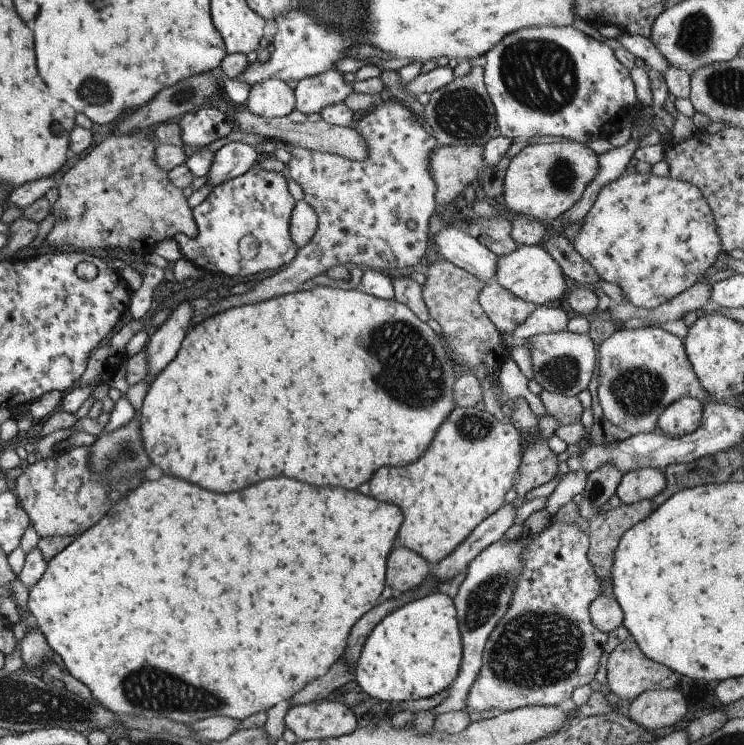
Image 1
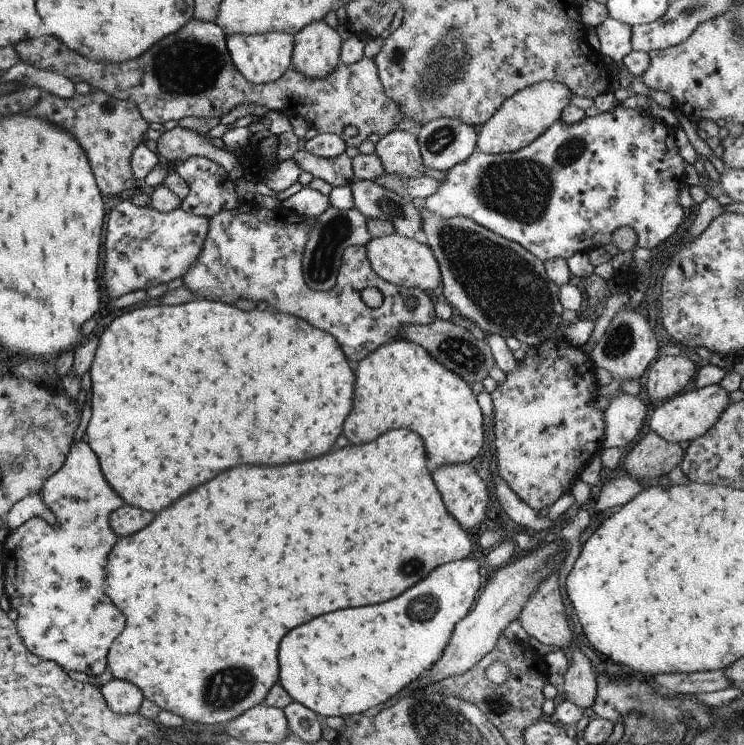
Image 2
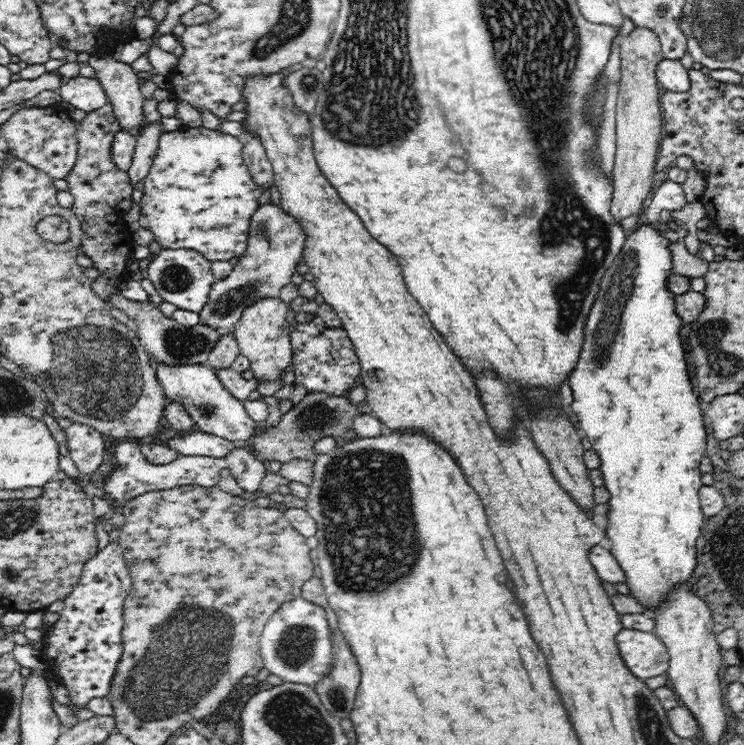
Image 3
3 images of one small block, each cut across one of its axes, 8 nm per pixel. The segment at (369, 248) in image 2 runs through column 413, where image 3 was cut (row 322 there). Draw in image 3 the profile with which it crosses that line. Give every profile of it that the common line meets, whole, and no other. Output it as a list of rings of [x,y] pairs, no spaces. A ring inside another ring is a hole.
[[[279,298],[258,300],[242,312],[238,328],[234,330],[240,353],[250,361],[249,370],[252,371],[253,380],[258,382],[256,392],[262,397],[275,396],[284,388],[283,377],[293,364],[290,325],[287,321],[288,308],[289,305]]]

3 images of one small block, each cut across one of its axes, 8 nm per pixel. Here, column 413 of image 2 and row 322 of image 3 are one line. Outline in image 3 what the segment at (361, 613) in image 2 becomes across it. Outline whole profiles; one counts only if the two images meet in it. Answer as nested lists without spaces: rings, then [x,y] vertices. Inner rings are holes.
[[[642,225],[636,227],[634,232],[627,235],[626,242],[622,246],[618,258],[602,277],[602,282],[591,306],[590,312],[586,317],[583,328],[582,346],[579,352],[578,364],[574,366],[574,370],[568,376],[568,386],[572,388],[572,410],[578,418],[580,424],[579,429],[582,434],[588,437],[592,449],[598,454],[600,459],[599,469],[603,474],[603,486],[610,494],[607,502],[609,508],[607,510],[607,526],[605,528],[605,536],[610,542],[610,554],[616,558],[623,572],[623,582],[628,586],[628,596],[631,596],[643,608],[643,614],[651,616],[658,608],[662,608],[664,602],[670,600],[670,594],[678,588],[678,586],[687,586],[693,584],[694,570],[696,570],[697,549],[696,540],[702,532],[702,526],[705,525],[706,516],[701,509],[701,501],[699,500],[700,487],[703,485],[701,481],[701,470],[699,464],[701,458],[705,455],[707,447],[707,433],[705,425],[707,423],[704,417],[704,411],[695,390],[695,386],[690,385],[688,374],[686,374],[686,362],[684,359],[683,346],[679,339],[679,330],[684,328],[680,317],[674,312],[675,295],[668,292],[666,288],[666,277],[671,275],[671,256],[667,249],[670,243],[658,235],[656,229],[652,225]]]

